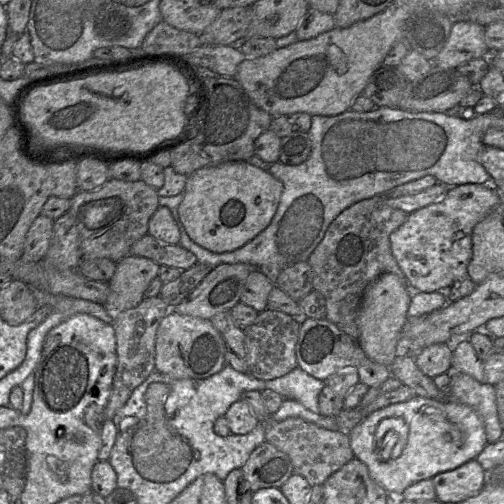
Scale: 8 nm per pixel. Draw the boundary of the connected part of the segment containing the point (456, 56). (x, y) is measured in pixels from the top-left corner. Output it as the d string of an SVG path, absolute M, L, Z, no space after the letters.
M456 18L445 45L433 63L442 68L457 68L468 60L491 55L485 42L485 26Z

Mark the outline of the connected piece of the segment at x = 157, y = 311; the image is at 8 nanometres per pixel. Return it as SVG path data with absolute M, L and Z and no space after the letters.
M160 296L144 298L136 307L123 311L113 320L116 336L117 365L112 390L104 410L105 420L113 419L136 387L155 369L155 339L161 320L172 310Z

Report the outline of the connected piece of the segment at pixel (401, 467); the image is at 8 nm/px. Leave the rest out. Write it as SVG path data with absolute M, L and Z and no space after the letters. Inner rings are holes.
M417 395L408 401L390 404L368 415L349 435L354 457L365 463L377 484L397 496L418 481L432 479L438 473L475 459L487 444L480 415L472 407L450 397L432 399ZM390 417L401 418L407 423L408 439L399 457L383 460L376 453L375 433L379 423Z

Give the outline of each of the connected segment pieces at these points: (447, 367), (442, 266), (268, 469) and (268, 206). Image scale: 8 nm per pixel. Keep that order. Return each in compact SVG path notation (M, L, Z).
M437 343L418 352L415 355L415 362L425 375L434 378L443 373L452 373L452 356L452 344Z
M462 184L448 188L445 197L433 204L427 205L410 213L406 221L396 230L394 230L389 237L391 251L395 257L400 269L407 279L408 285L413 292L445 292L458 280L464 279L467 274L467 267L472 257L472 231L476 224L483 220L498 204L500 200L500 193L489 184Z
M267 440L254 449L242 470L247 485L253 492L262 488L280 488L294 474L289 456Z
M247 161L198 169L187 176L178 215L191 240L215 253L234 251L267 228L278 208L283 184Z

